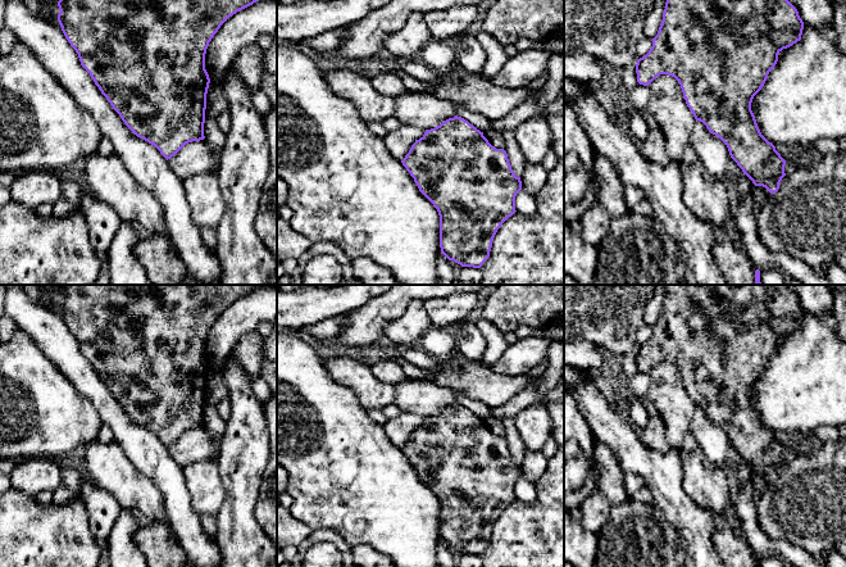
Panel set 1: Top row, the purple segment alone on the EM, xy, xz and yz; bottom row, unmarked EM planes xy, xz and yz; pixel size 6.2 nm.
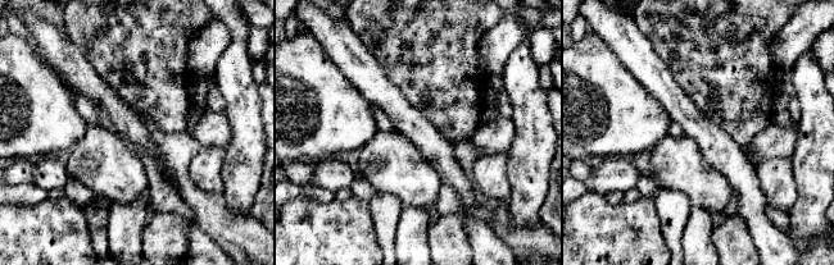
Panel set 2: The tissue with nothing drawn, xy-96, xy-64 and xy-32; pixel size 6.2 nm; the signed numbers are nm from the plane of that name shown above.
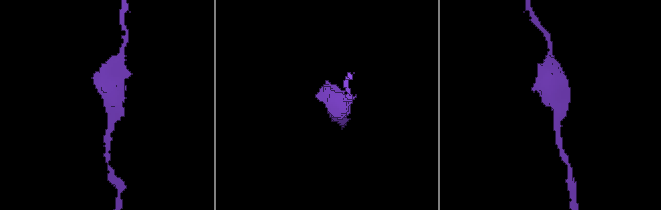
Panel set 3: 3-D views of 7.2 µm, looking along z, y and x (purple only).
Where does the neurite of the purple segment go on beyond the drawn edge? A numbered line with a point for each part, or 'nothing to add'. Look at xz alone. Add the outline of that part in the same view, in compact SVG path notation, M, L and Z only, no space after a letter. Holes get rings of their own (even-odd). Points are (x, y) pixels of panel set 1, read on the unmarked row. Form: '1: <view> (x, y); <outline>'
nothing to add

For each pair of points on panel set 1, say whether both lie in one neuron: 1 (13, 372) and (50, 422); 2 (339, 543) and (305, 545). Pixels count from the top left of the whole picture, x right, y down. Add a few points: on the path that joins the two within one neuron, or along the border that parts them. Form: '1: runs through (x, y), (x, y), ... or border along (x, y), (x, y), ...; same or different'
1: runs through (26, 384), (35, 393), (39, 409); same
2: runs through (331, 536), (315, 536), (313, 539); same

